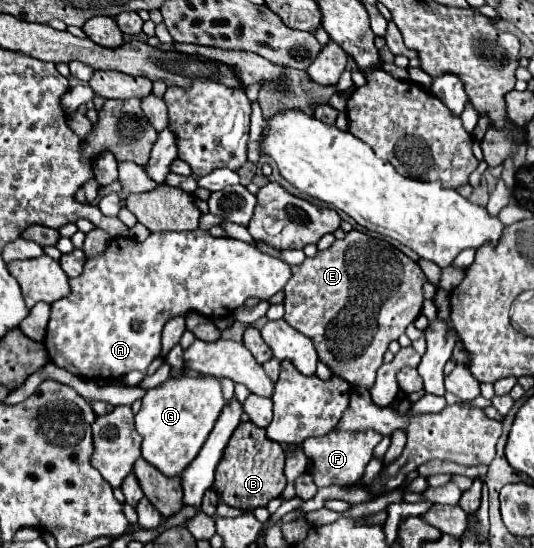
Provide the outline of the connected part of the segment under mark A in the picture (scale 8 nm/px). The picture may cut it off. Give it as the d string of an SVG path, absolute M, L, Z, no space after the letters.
M162 231L146 241L116 237L104 255L86 261L80 277L70 279L70 295L52 305L44 345L52 363L86 379L122 379L130 371L146 373L152 359L160 353L160 333L170 317L200 311L208 317L232 315L248 297L270 299L286 287L292 269L278 257L262 253L254 245L232 239L212 237L208 231Z

